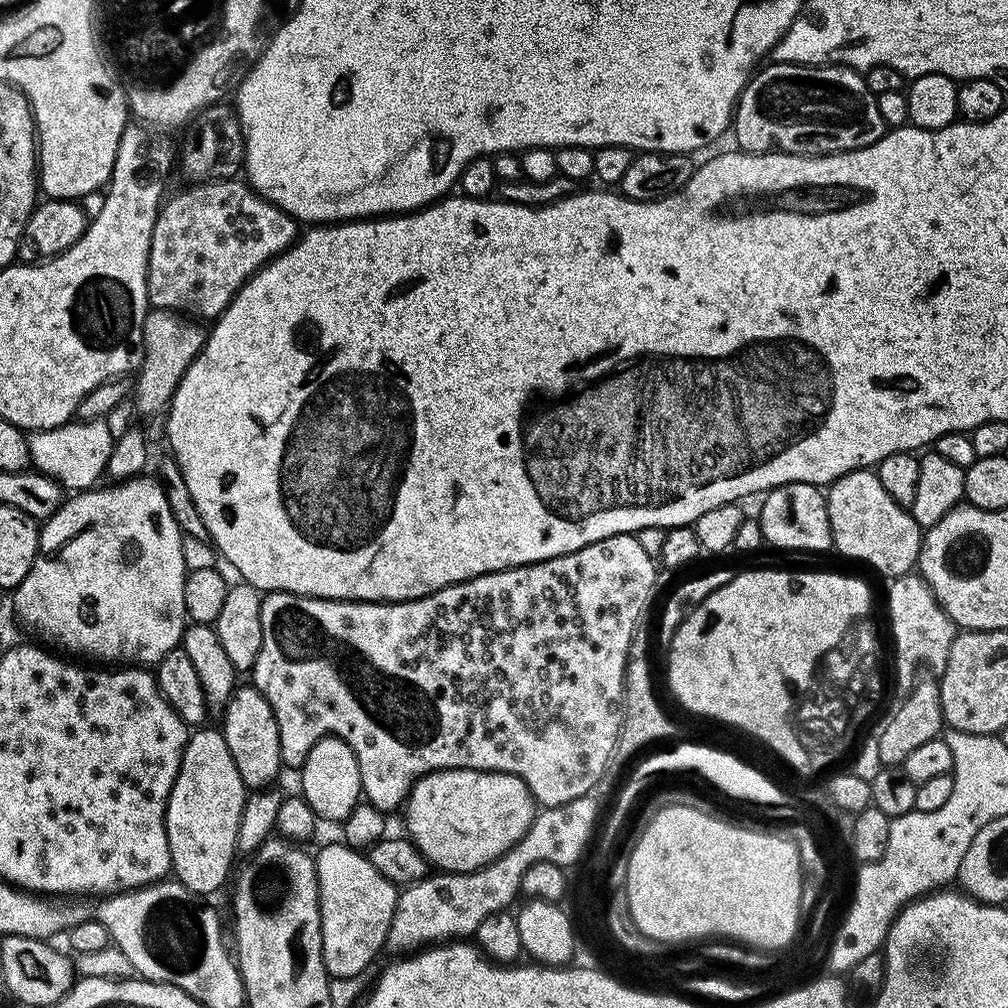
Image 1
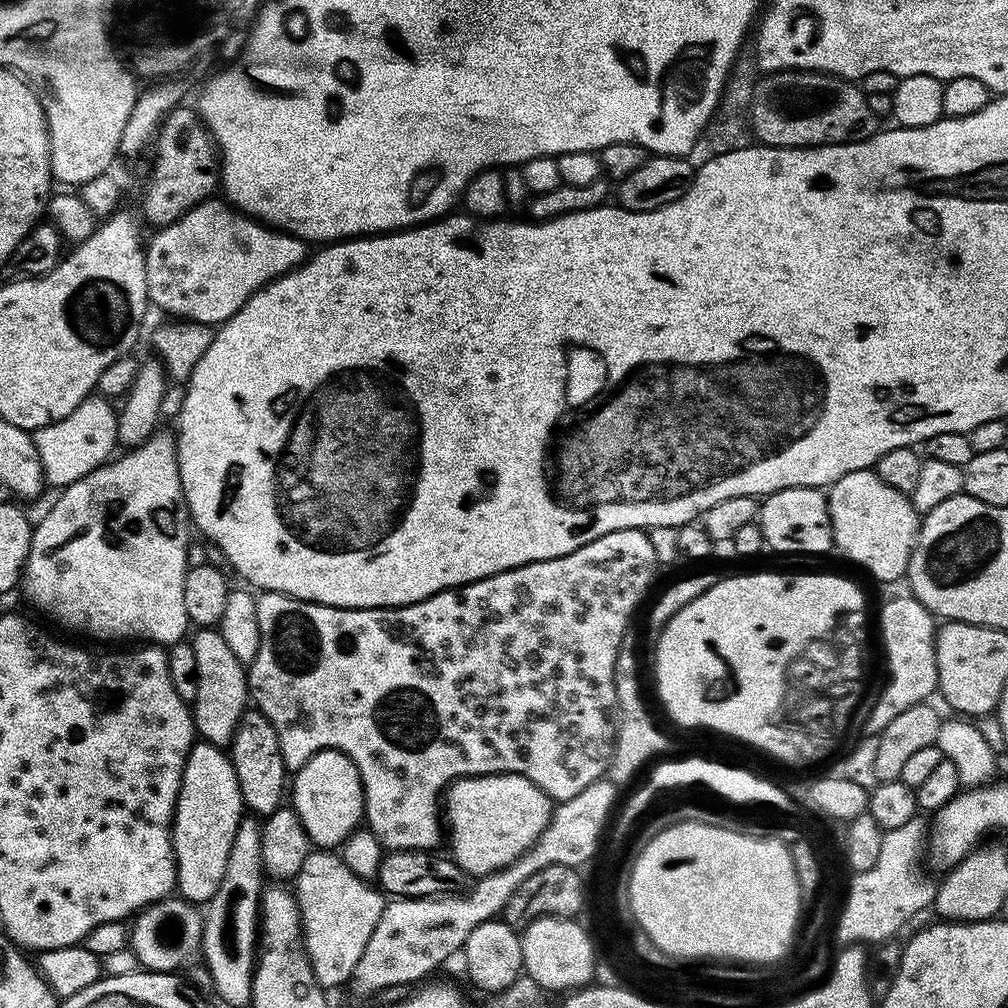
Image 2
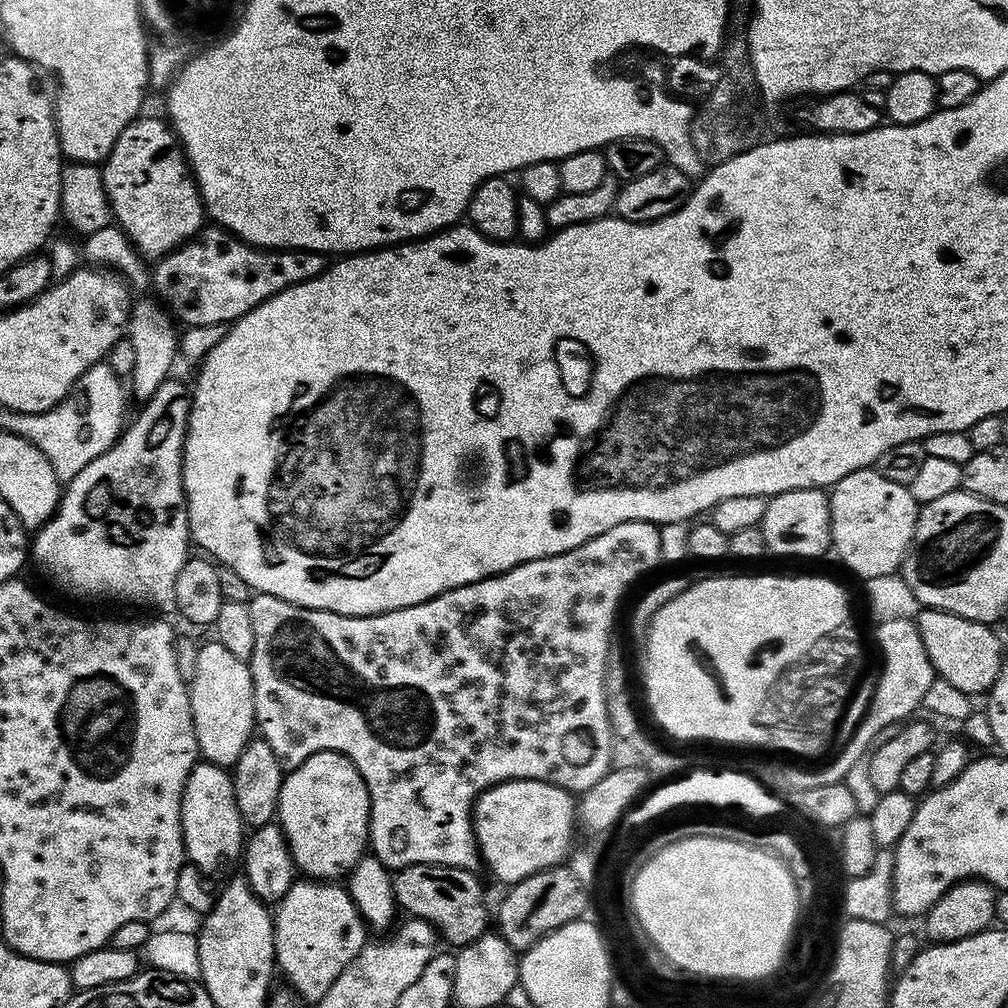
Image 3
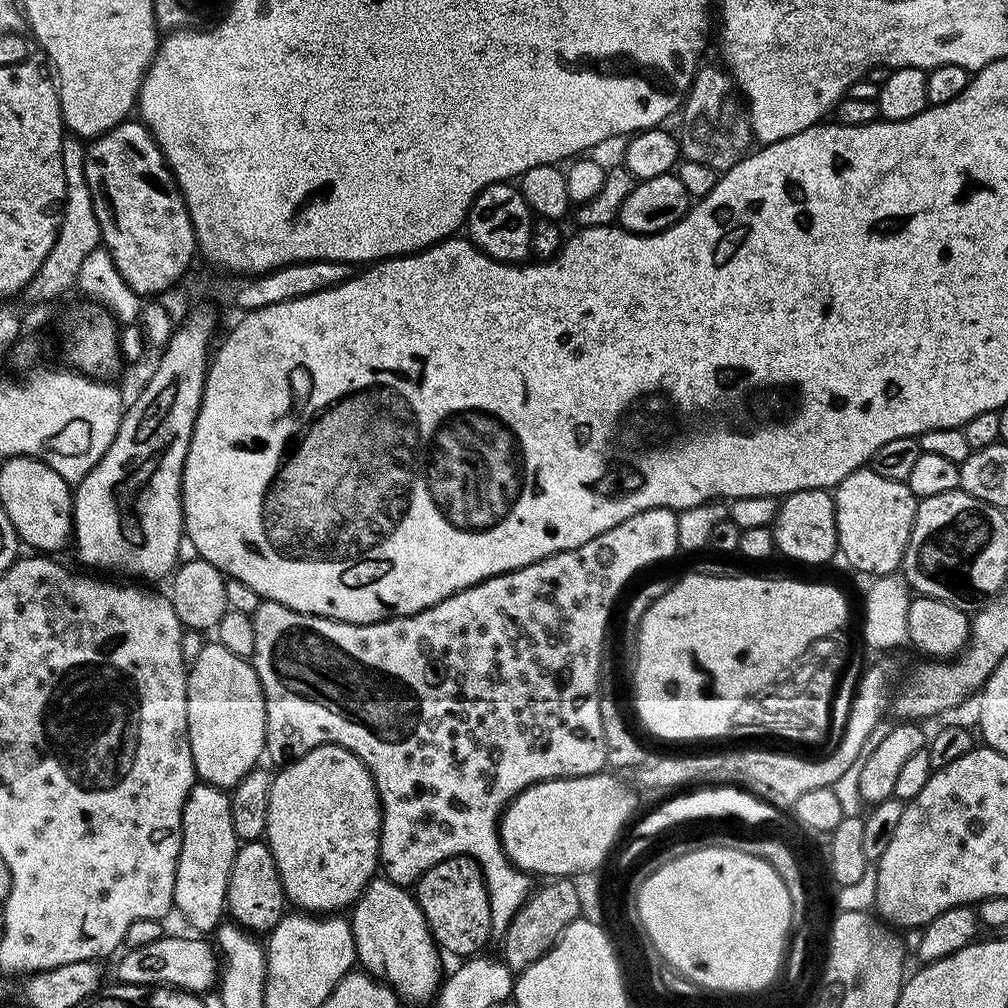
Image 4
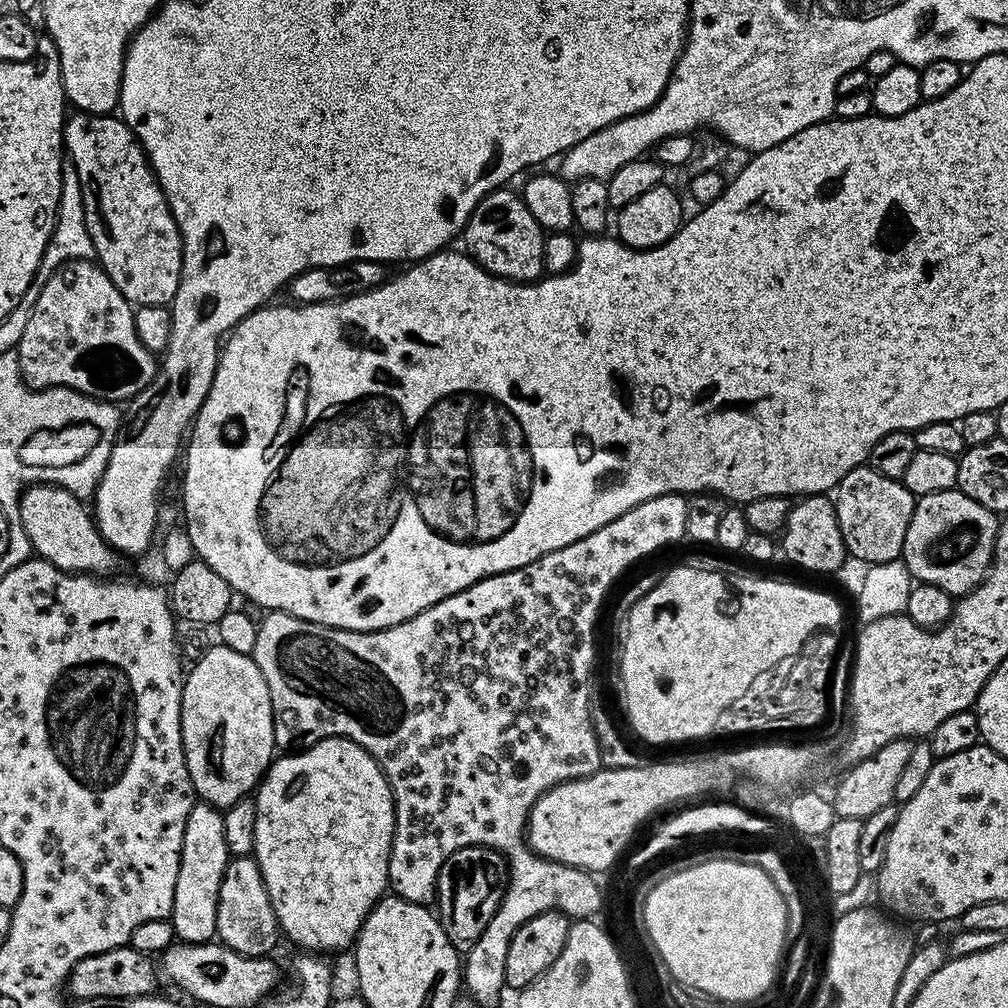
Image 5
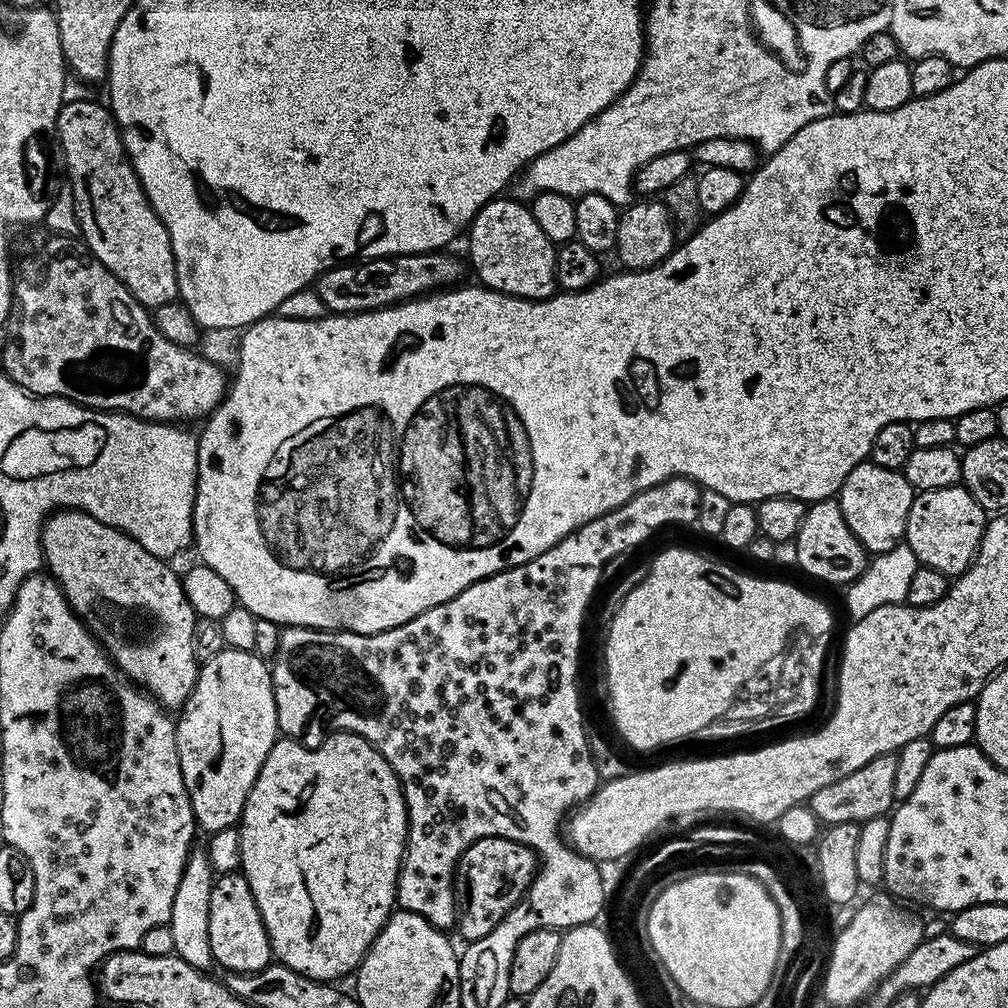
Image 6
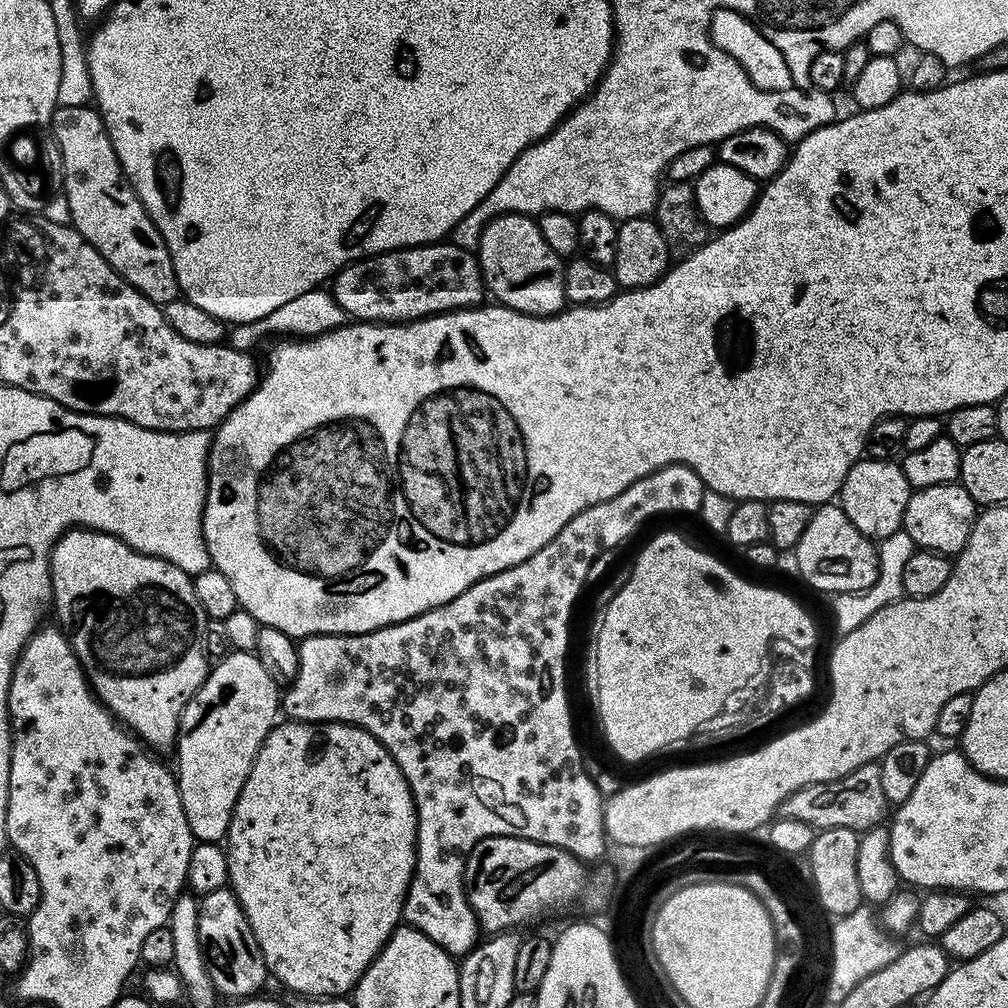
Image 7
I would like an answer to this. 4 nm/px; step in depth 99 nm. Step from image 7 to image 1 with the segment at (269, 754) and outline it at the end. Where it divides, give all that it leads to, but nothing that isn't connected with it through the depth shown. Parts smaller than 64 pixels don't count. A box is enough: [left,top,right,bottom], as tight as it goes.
[298,736,362,822]

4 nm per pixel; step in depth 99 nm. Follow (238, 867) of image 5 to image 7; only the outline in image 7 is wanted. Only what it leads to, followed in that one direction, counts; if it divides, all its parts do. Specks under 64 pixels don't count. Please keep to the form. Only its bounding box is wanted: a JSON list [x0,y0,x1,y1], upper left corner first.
[198,887,269,998]

